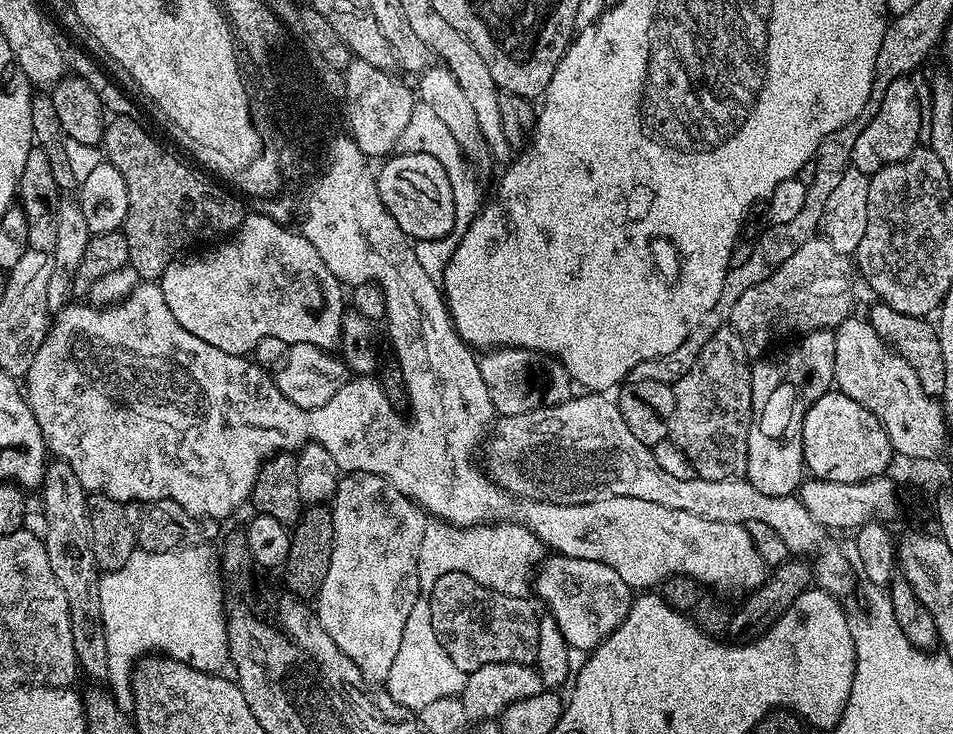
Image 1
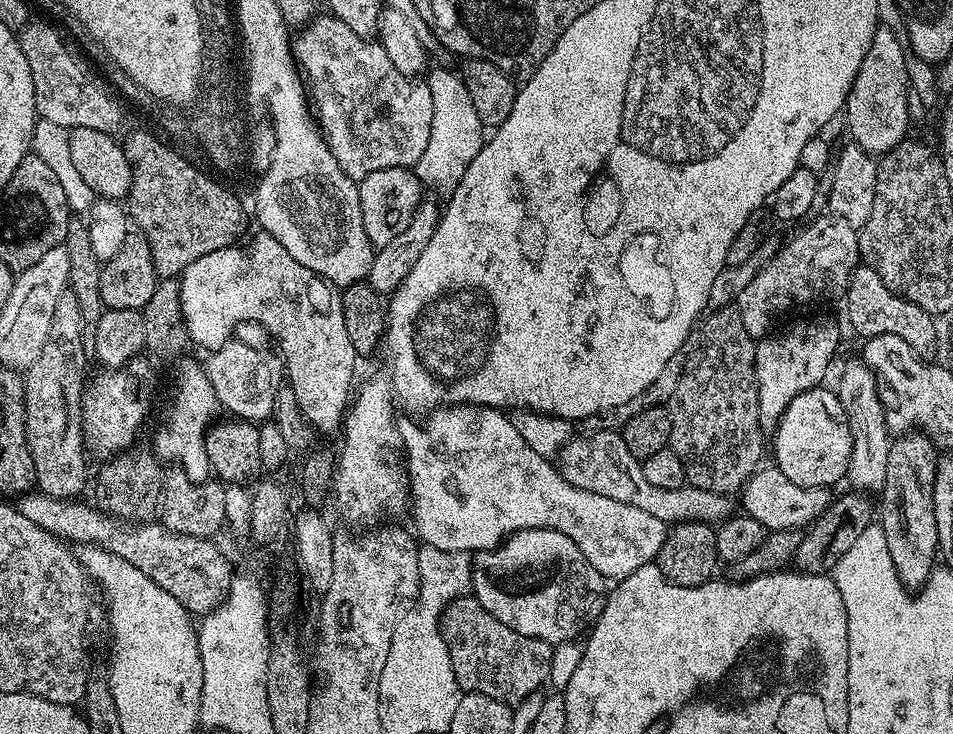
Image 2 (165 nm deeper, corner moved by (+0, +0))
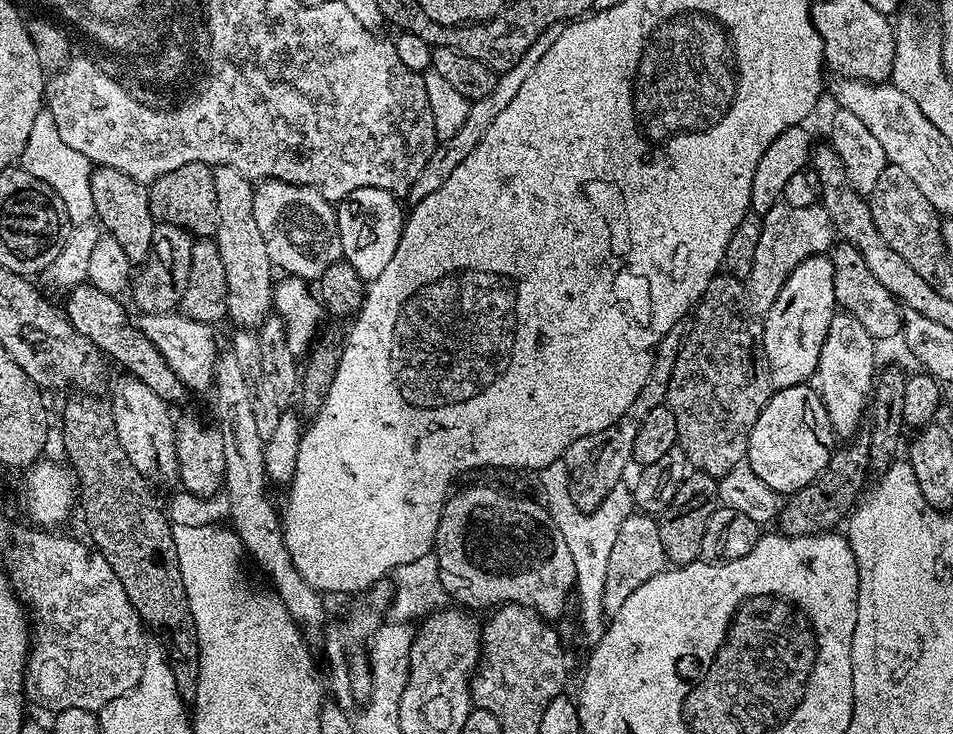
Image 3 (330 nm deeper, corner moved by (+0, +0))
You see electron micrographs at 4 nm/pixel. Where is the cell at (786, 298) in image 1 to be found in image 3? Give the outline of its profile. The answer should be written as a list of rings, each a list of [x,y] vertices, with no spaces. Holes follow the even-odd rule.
[[[777,203],[762,216],[762,238],[758,238],[758,251],[754,254],[754,266],[746,281],[748,306],[753,313],[763,314],[774,306],[778,290],[790,278],[794,266],[811,256],[825,255],[837,239],[836,228],[830,222],[830,214],[820,204],[790,206]]]

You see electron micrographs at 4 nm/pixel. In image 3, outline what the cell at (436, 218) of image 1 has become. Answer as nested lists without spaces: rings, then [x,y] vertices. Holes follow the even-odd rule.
[[[366,186],[362,190],[354,190],[346,194],[335,205],[338,222],[338,238],[342,242],[342,259],[365,280],[370,282],[386,270],[390,258],[394,258],[394,250],[398,250],[398,242],[402,238],[405,209],[400,209],[401,201],[393,192],[378,190],[374,186]]]

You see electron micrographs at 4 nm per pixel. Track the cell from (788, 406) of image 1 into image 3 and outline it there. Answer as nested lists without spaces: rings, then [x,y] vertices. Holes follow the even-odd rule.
[[[831,255],[811,256],[800,262],[798,266],[794,266],[790,278],[786,278],[782,290],[778,290],[778,298],[774,298],[774,306],[770,306],[770,310],[762,316],[764,363],[768,366],[773,389],[808,384],[815,377],[818,358],[822,354],[822,342],[826,342],[826,330],[830,330],[830,322],[837,312]]]

